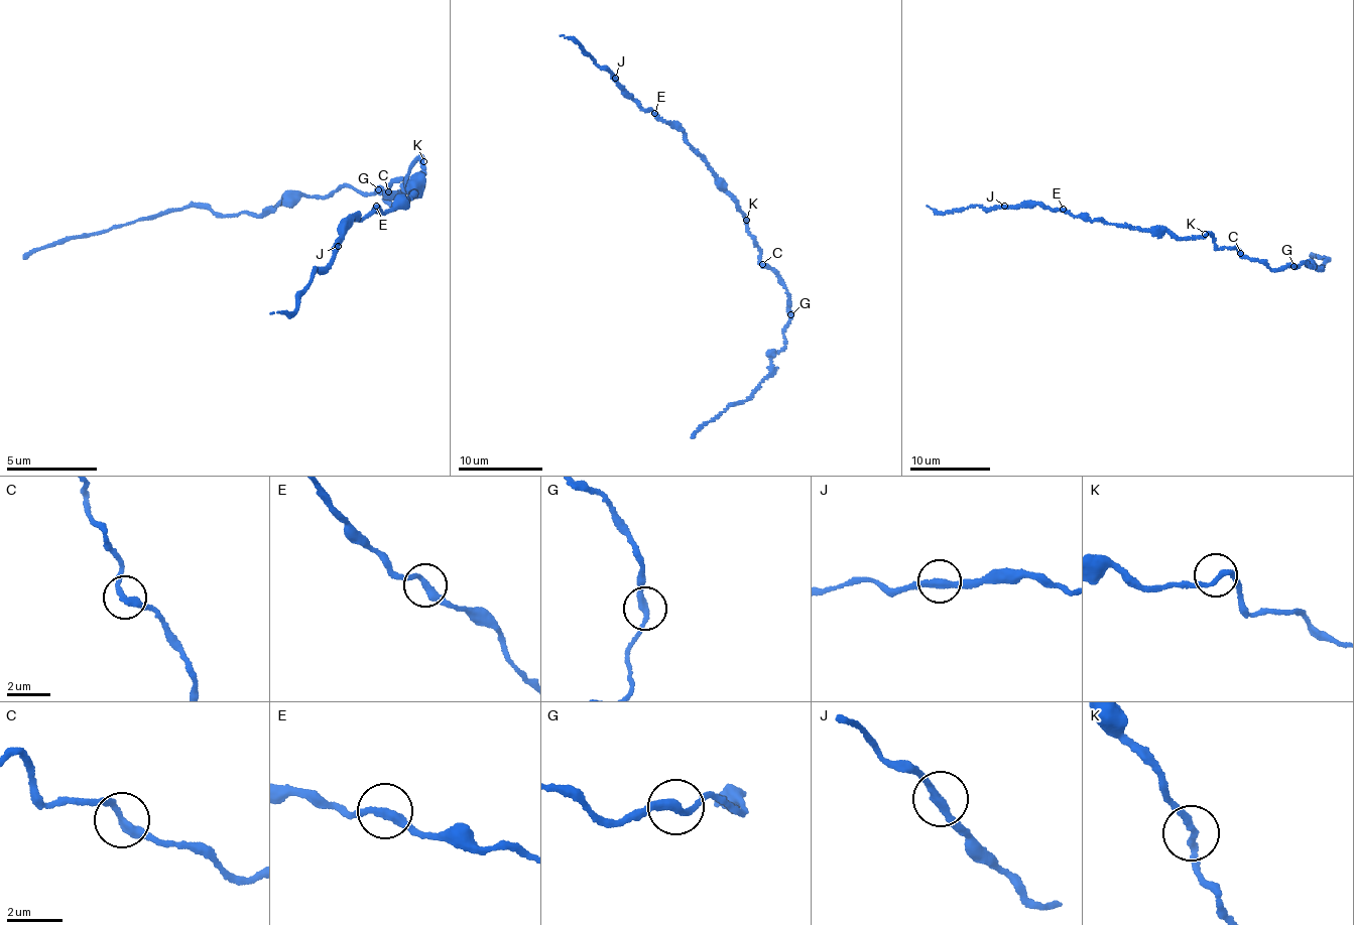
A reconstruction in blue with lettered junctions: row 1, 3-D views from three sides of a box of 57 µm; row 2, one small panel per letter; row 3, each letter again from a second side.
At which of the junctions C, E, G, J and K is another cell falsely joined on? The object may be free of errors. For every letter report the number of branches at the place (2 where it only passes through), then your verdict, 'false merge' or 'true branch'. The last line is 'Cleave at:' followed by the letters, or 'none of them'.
C: 2 branches meet; true branch
E: 2 branches meet; true branch
G: 2 branches meet; false merge
J: 2 branches meet; true branch
K: 2 branches meet; true branch
Cleave at: G

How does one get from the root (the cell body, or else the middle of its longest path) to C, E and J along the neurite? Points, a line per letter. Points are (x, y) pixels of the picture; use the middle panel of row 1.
C: (745, 221), (747, 232), (761, 252), (762, 264)
E: (745, 221), (735, 196), (725, 187), (706, 159), (687, 142), (687, 135), (654, 113)
J: (745, 221), (735, 196), (725, 187), (706, 159), (687, 142), (687, 135), (651, 110), (646, 111), (615, 78)

